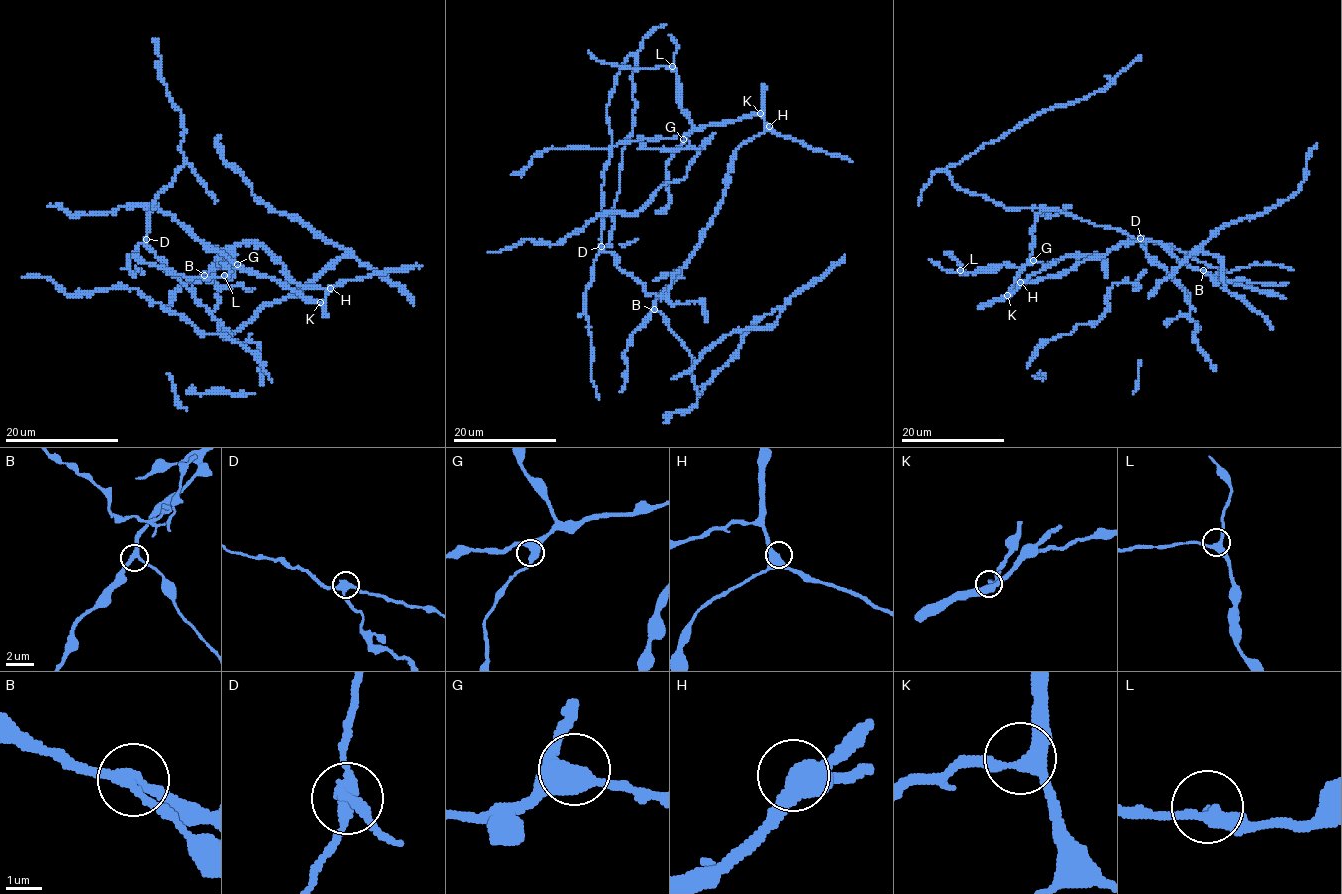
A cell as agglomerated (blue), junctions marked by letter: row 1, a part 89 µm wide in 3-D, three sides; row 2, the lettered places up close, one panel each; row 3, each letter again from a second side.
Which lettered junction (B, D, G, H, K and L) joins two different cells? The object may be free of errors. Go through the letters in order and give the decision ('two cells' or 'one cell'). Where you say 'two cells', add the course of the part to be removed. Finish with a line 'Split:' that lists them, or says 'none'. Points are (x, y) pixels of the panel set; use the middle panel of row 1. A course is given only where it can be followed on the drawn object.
B: one cell
D: two cells; course (601, 246), (603, 171), (612, 145), (607, 110), (615, 77), (636, 52), (634, 123), (621, 152), (607, 247)
G: one cell
H: one cell
K: one cell
L: one cell
Split: D

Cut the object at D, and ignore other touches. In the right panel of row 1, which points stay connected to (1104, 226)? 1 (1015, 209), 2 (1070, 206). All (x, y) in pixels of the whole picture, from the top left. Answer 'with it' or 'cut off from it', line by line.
1: with it
2: cut off from it

